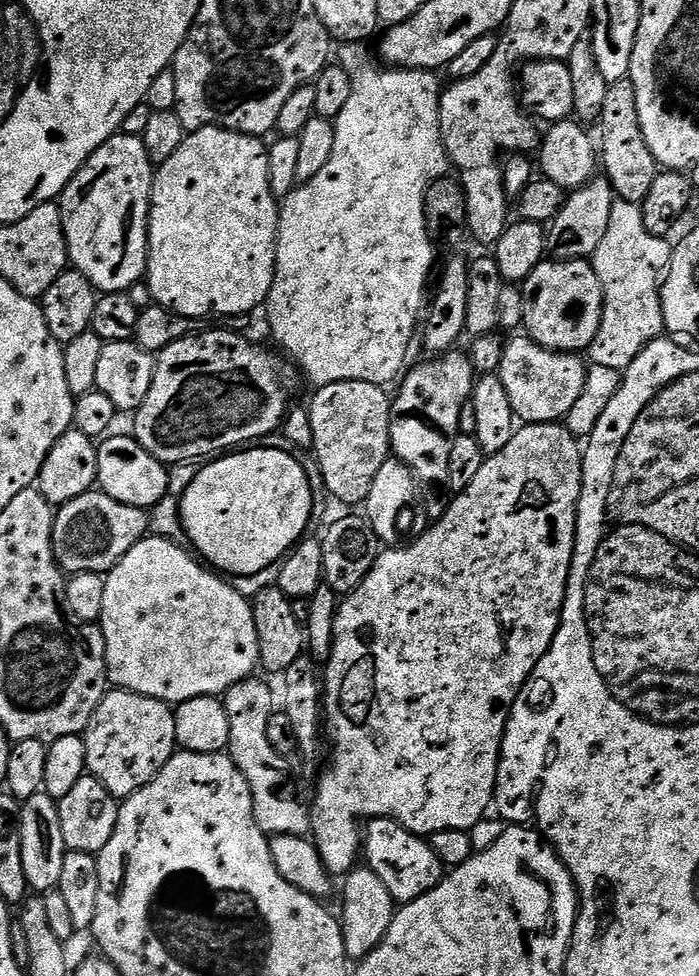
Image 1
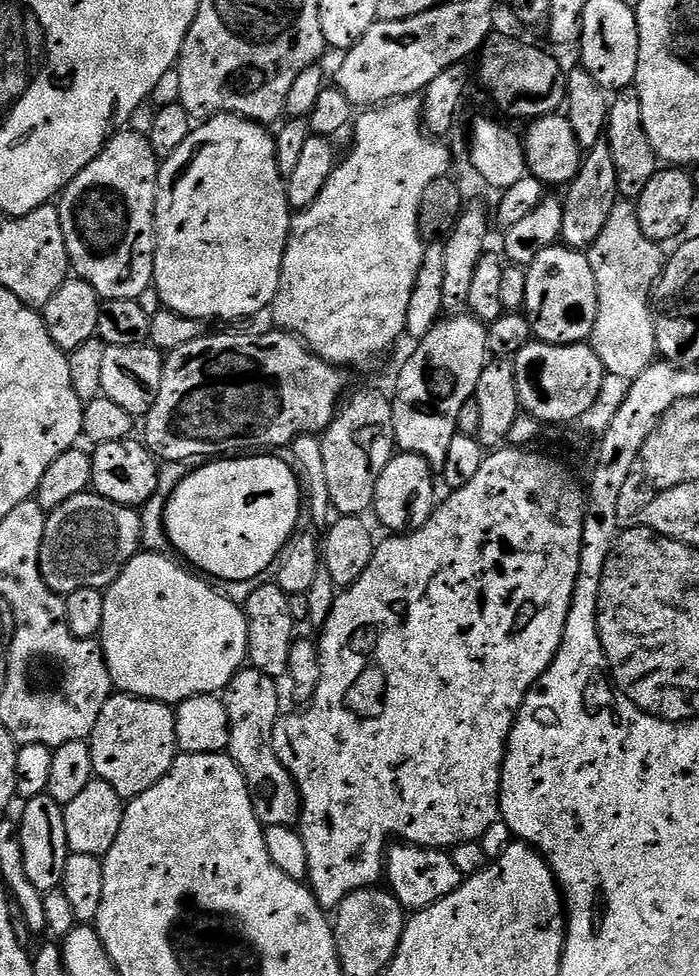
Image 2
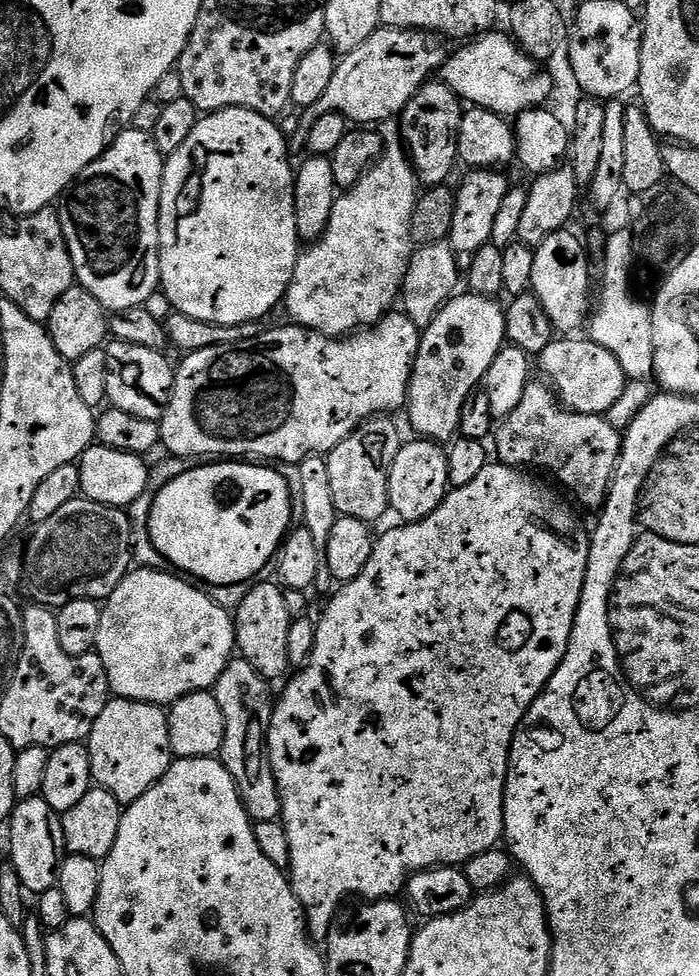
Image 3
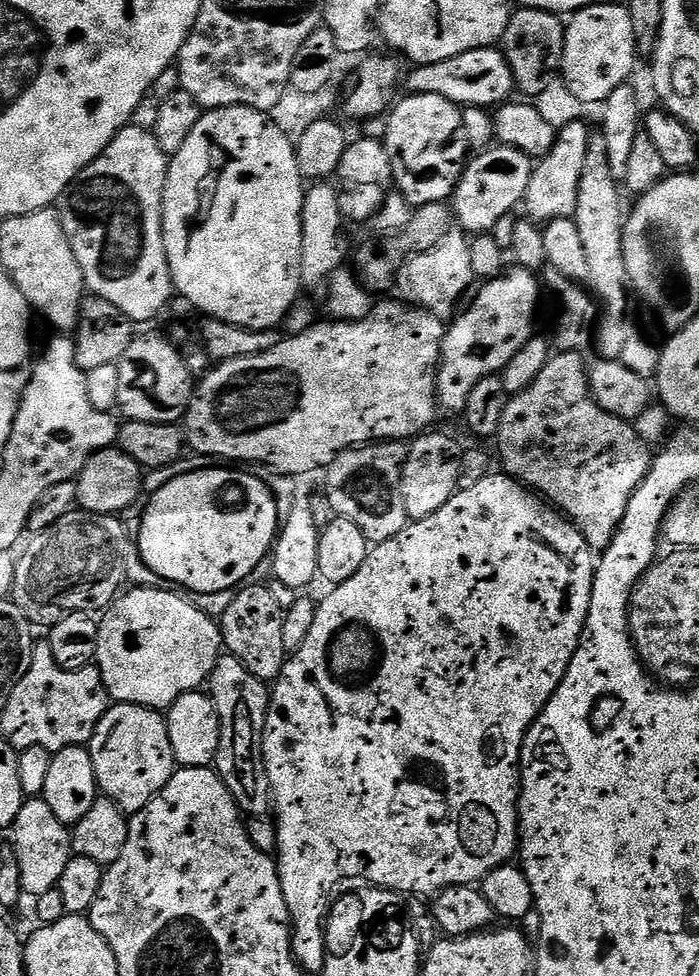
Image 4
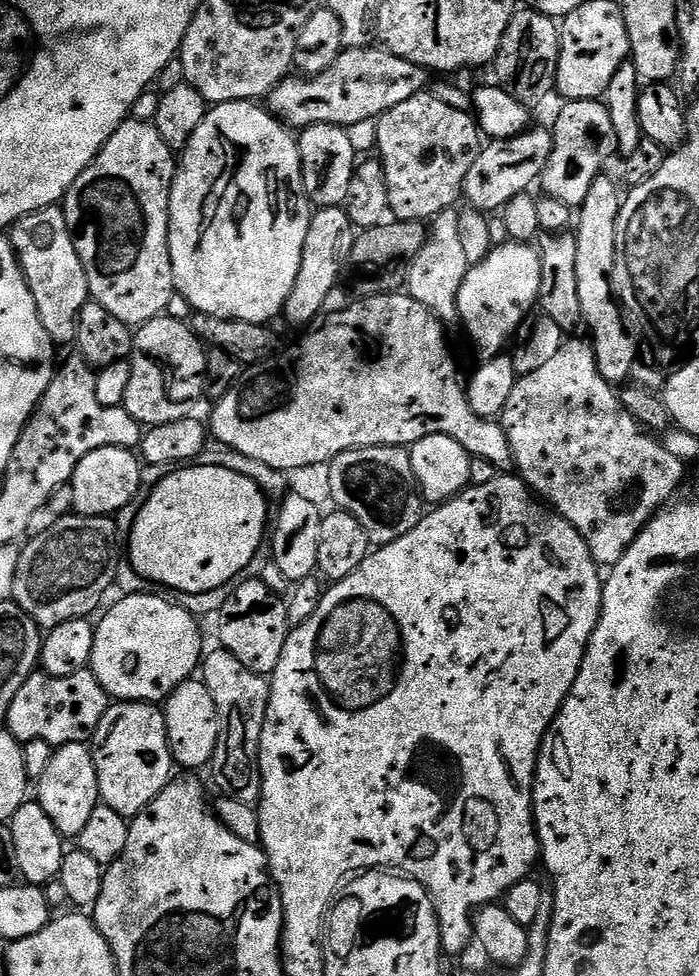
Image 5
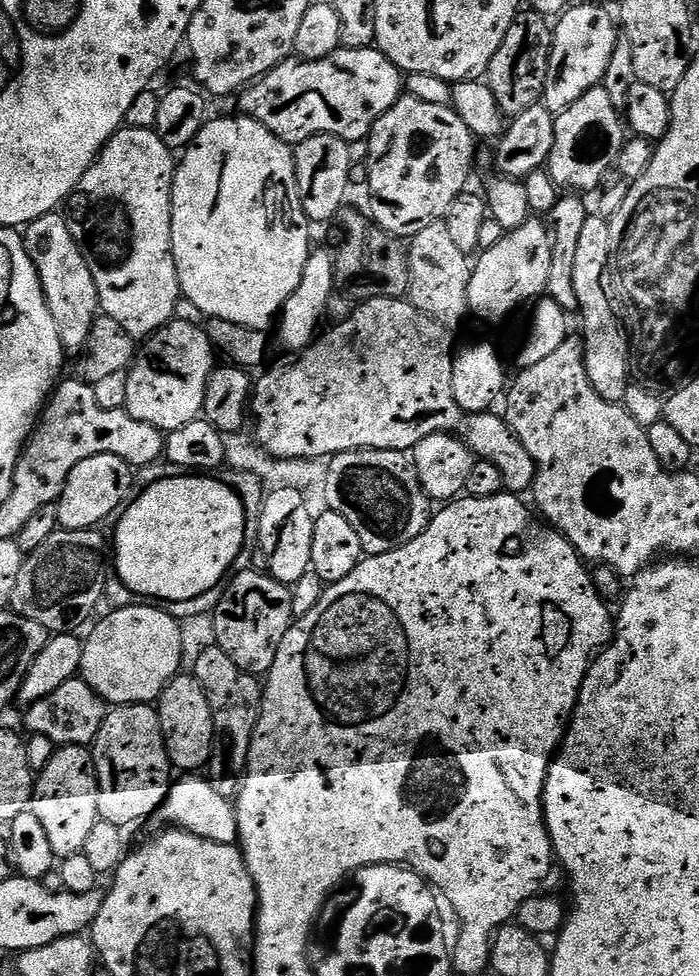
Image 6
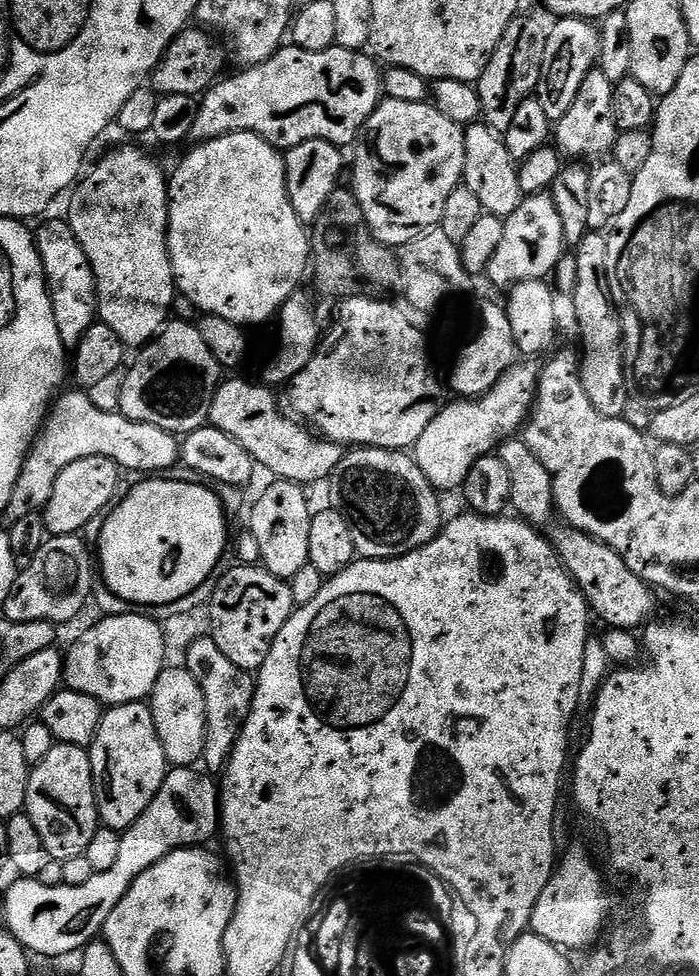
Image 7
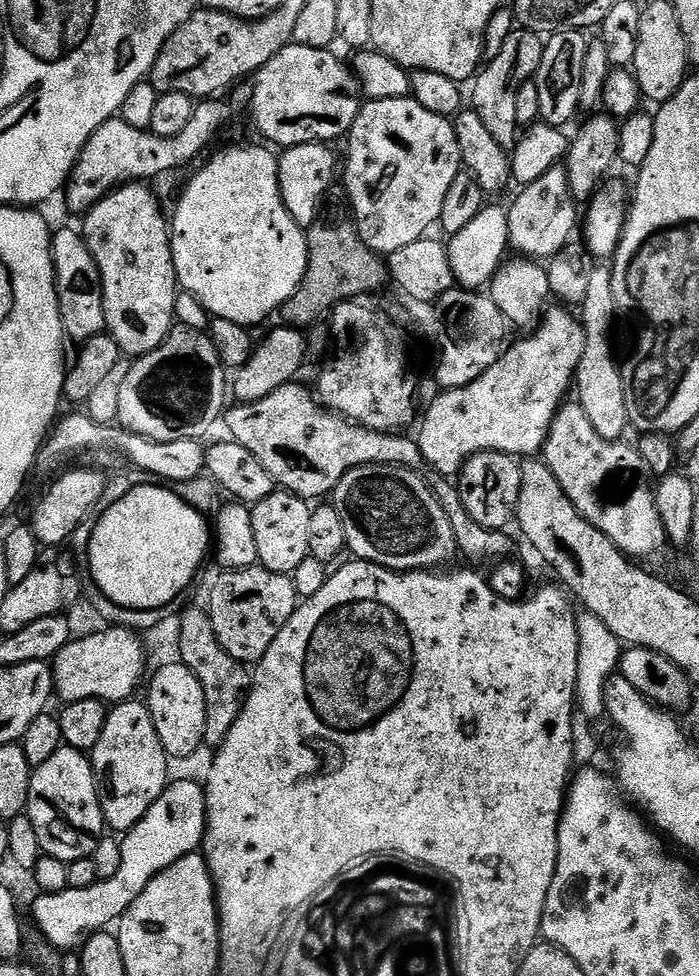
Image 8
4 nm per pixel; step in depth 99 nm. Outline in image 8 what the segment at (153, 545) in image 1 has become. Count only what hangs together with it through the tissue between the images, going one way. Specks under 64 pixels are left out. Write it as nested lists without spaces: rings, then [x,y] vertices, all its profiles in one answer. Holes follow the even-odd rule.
[[[108,626],[102,634],[70,641],[52,664],[55,695],[61,696],[64,704],[83,700],[123,702],[135,697],[140,679],[142,684],[146,676],[146,649],[143,639],[132,632],[128,626]]]

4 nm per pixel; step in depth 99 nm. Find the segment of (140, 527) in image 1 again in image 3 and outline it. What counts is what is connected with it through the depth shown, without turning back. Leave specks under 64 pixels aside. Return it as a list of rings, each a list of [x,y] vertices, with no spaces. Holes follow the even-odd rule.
[[[77,498],[66,502],[66,506],[62,506],[62,510],[52,515],[51,518],[46,518],[46,522],[35,525],[34,531],[36,533],[32,536],[32,541],[28,544],[28,549],[22,552],[22,581],[24,580],[24,588],[28,591],[28,600],[34,604],[40,604],[44,608],[58,610],[62,606],[66,606],[75,600],[94,600],[103,602],[108,599],[110,593],[123,582],[125,576],[128,575],[130,569],[133,567],[133,540],[131,534],[131,522],[129,520],[129,513],[122,508],[111,508],[105,504],[99,504],[93,500],[86,500]]]

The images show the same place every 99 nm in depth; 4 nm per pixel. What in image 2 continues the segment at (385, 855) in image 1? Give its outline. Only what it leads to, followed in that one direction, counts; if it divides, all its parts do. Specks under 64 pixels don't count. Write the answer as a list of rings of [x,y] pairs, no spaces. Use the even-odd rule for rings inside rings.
[[[396,842],[387,849],[384,862],[384,876],[387,891],[396,897],[397,902],[409,913],[421,912],[434,902],[454,894],[466,877],[454,866],[451,855],[438,848],[423,848],[417,844]]]

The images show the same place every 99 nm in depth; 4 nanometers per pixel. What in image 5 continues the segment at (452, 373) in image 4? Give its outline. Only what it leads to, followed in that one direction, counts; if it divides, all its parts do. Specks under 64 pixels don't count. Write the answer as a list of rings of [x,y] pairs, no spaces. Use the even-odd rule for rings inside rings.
[[[509,242],[497,244],[480,264],[469,267],[461,289],[457,294],[457,310],[459,312],[459,323],[464,323],[472,344],[481,352],[481,357],[491,358],[499,356],[505,351],[508,339],[520,328],[520,323],[528,316],[528,311],[537,307],[540,299],[539,284],[542,278],[542,256],[532,249],[533,245],[528,242]]]

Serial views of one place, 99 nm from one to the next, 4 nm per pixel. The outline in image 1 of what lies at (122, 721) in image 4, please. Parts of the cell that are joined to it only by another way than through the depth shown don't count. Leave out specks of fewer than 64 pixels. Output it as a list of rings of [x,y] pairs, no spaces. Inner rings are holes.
[[[124,688],[109,690],[102,698],[98,710],[92,715],[88,729],[82,733],[86,746],[87,775],[102,782],[102,786],[106,786],[112,796],[133,796],[138,790],[142,790],[142,786],[149,784],[160,773],[162,766],[166,766],[166,762],[170,762],[170,758],[176,755],[178,745],[174,730],[175,717],[175,711],[158,698],[134,694]]]

